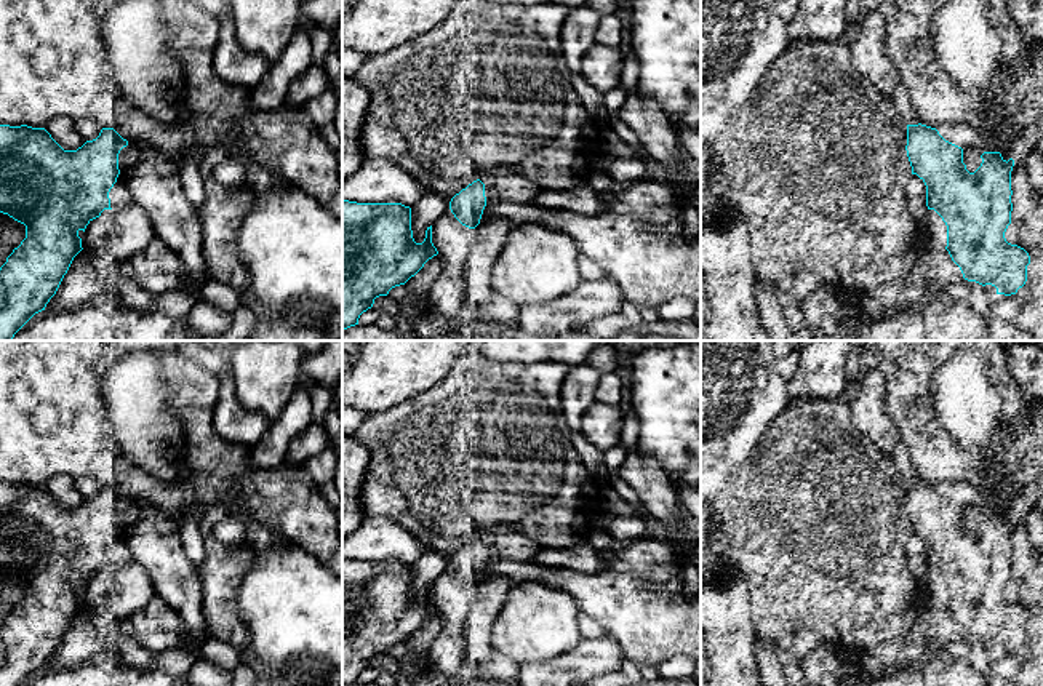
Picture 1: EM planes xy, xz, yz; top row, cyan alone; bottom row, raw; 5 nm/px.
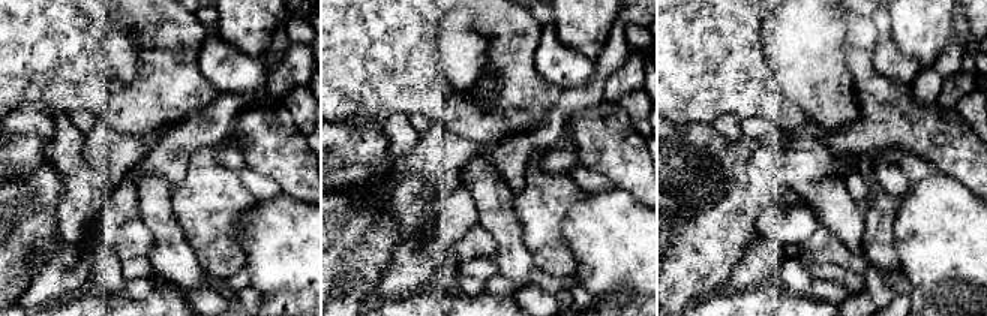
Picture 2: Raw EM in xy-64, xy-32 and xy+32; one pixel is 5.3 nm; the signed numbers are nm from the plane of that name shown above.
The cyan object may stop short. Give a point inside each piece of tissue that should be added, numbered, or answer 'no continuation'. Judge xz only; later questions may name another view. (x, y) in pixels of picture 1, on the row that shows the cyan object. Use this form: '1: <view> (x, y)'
1: xz (507, 187)

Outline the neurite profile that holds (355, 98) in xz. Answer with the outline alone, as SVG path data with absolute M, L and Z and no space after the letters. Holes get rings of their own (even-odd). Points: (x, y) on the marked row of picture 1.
M342 77L342 182L358 171L365 157L362 152L362 128L371 93L352 77Z

